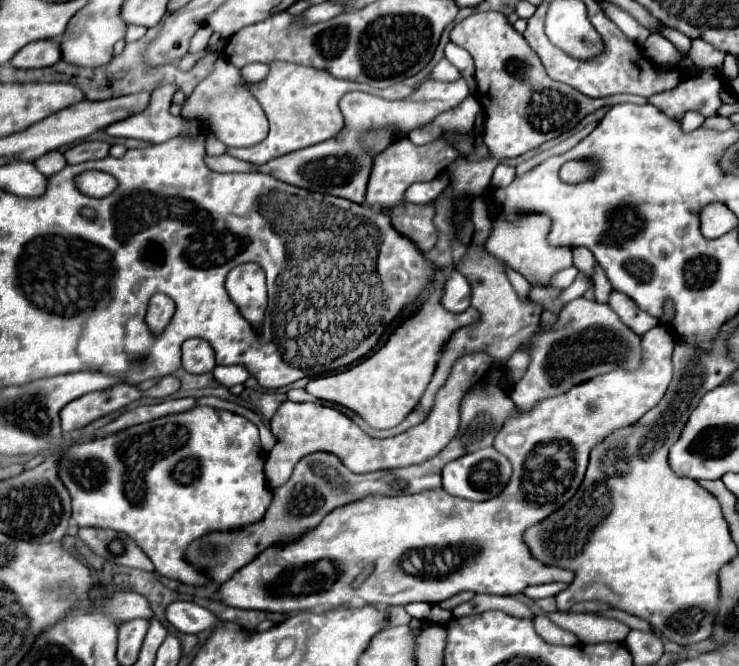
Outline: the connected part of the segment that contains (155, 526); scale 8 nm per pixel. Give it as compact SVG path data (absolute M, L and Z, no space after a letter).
M196 405L190 411L166 415L124 429L122 433L64 447L60 479L72 495L72 517L78 527L102 527L126 533L150 557L160 575L202 585L208 579L200 577L200 573L184 561L184 549L212 529L232 529L264 517L264 509L272 499L262 471L264 461L266 453L260 447L258 427L252 421L230 411Z

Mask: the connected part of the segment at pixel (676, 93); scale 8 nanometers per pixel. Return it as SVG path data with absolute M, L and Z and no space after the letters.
M700 73L692 79L682 81L678 87L670 91L662 91L648 97L648 103L674 121L682 121L682 117L688 111L696 111L704 117L714 117L722 107L722 101L718 97L720 89L722 89L720 77Z

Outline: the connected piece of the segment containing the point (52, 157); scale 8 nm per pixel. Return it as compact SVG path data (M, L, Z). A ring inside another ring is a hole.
M52 151L52 153L46 153L44 157L38 157L34 161L34 165L38 167L38 171L46 177L50 177L54 171L60 171L66 167L66 159L60 151Z

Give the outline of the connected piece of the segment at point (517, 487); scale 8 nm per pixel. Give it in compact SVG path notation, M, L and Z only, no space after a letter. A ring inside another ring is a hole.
M654 327L650 331L644 333L642 337L642 345L644 345L644 361L640 363L638 369L634 371L610 371L610 373L604 373L604 375L598 375L590 381L584 381L580 385L574 385L570 391L566 391L564 395L558 395L558 397L550 397L550 399L544 399L540 403L536 403L536 407L528 413L522 413L518 411L516 417L510 417L504 427L500 429L500 433L496 435L494 439L494 447L496 451L500 451L502 455L506 455L514 467L514 473L510 477L510 485L508 489L504 489L504 493L500 493L498 497L494 497L492 501L482 501L482 503L474 503L474 501L464 501L460 497L452 497L448 493L444 493L444 489L438 489L438 491L432 491L432 493L418 493L412 495L402 496L373 496L370 495L364 498L364 501L354 501L354 503L348 503L344 507L338 507L334 509L332 513L328 513L320 525L316 525L314 529L306 531L302 537L298 537L296 541L290 541L290 543L282 543L282 545L272 545L268 549L264 549L264 553L260 553L254 561L250 561L248 565L244 565L244 569L238 569L232 579L228 579L224 585L220 585L218 589L218 599L230 607L236 607L236 609L260 609L260 611L274 611L274 613L292 613L292 611L306 611L306 609L334 609L334 607L340 607L340 605L350 605L354 599L362 599L366 605L408 605L408 603L414 603L414 601L426 601L426 603L440 603L460 591L474 591L474 593L486 593L486 595L516 595L516 593L522 593L526 587L530 585L544 585L544 583L556 583L556 581L562 581L562 583L570 583L572 581L572 571L566 571L566 569L560 569L560 567L546 567L542 565L540 561L536 561L526 543L522 541L522 533L534 525L536 521L542 521L544 517L548 517L550 513L554 513L560 505L564 505L574 493L576 489L580 487L582 479L584 479L584 473L586 473L586 467L588 467L588 457L590 457L590 451L600 443L604 441L610 433L614 433L616 429L622 429L626 425L632 425L636 423L646 411L650 411L652 407L656 407L660 403L660 399L664 397L666 393L666 387L672 379L672 363L670 363L670 357L672 357L672 349L674 349L674 333L668 329L668 327ZM412 549L424 549L424 567L426 569L426 575L412 575L412 573L406 573L400 563L402 559L408 561L408 551Z

